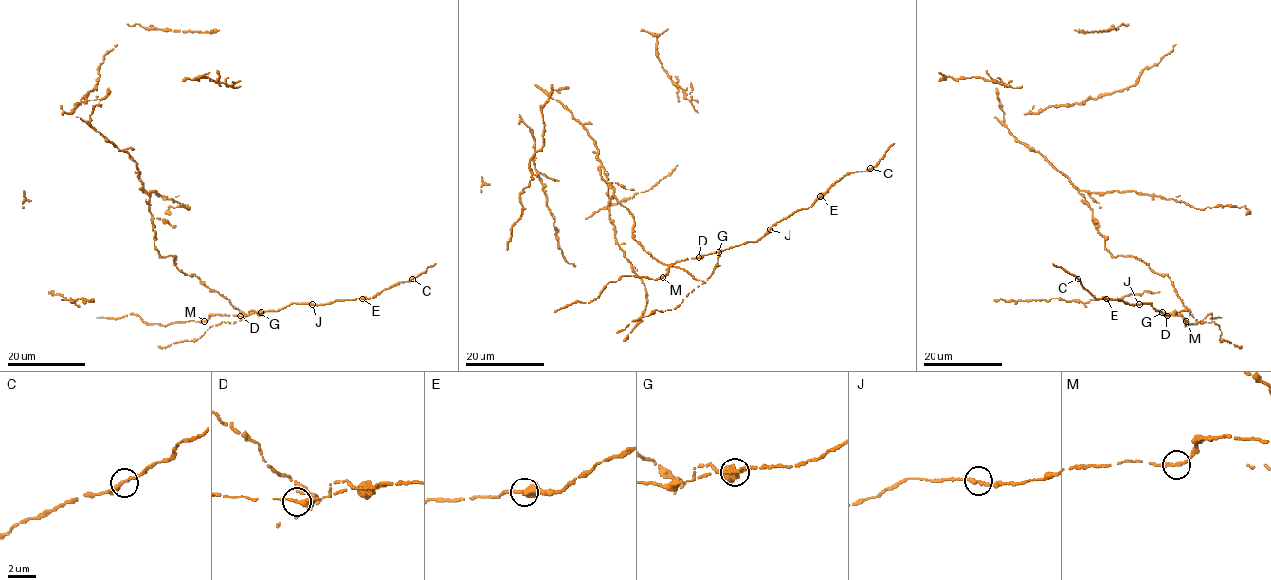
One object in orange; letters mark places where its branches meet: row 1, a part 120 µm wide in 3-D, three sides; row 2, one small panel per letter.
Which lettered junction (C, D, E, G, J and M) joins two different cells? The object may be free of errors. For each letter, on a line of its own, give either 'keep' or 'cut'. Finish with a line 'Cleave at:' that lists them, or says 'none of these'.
C: keep
D: keep
E: keep
G: cut
J: keep
M: keep
Cleave at: G

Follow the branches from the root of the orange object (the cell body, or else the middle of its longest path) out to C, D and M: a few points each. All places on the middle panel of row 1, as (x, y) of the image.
C: (608, 176), (642, 248), (705, 282), (721, 251), (757, 242), (844, 175), (870, 168)
D: (608, 176), (612, 195), (633, 217), (633, 238), (644, 251), (705, 282), (719, 253), (699, 257)
M: (608, 176), (612, 195), (634, 219), (633, 238), (658, 261), (705, 282), (719, 253), (678, 261), (662, 277)

